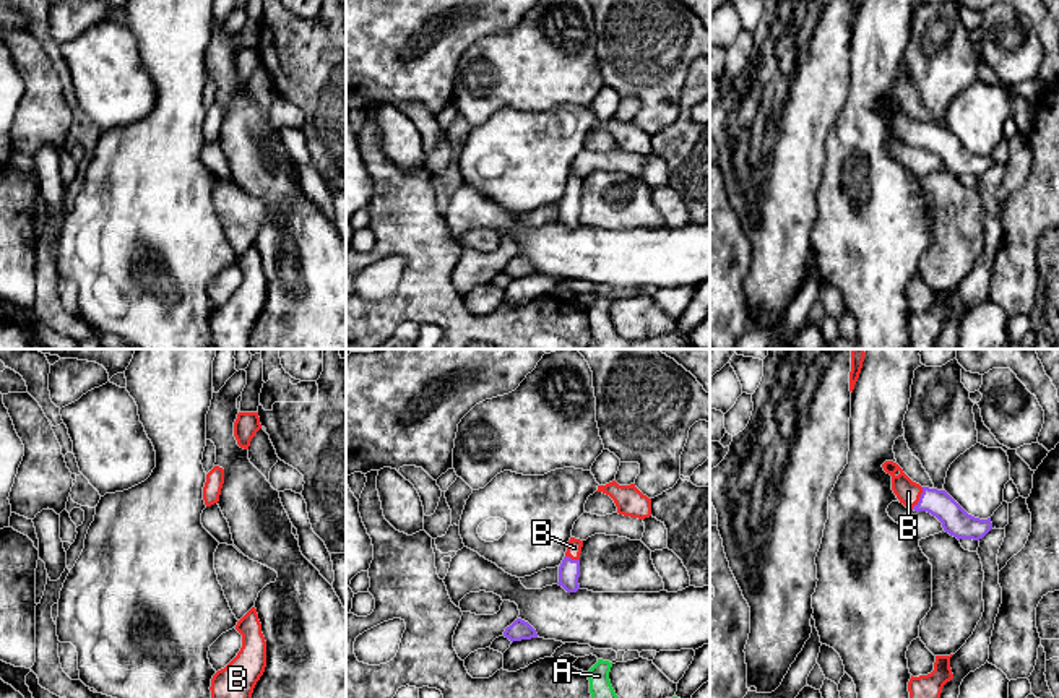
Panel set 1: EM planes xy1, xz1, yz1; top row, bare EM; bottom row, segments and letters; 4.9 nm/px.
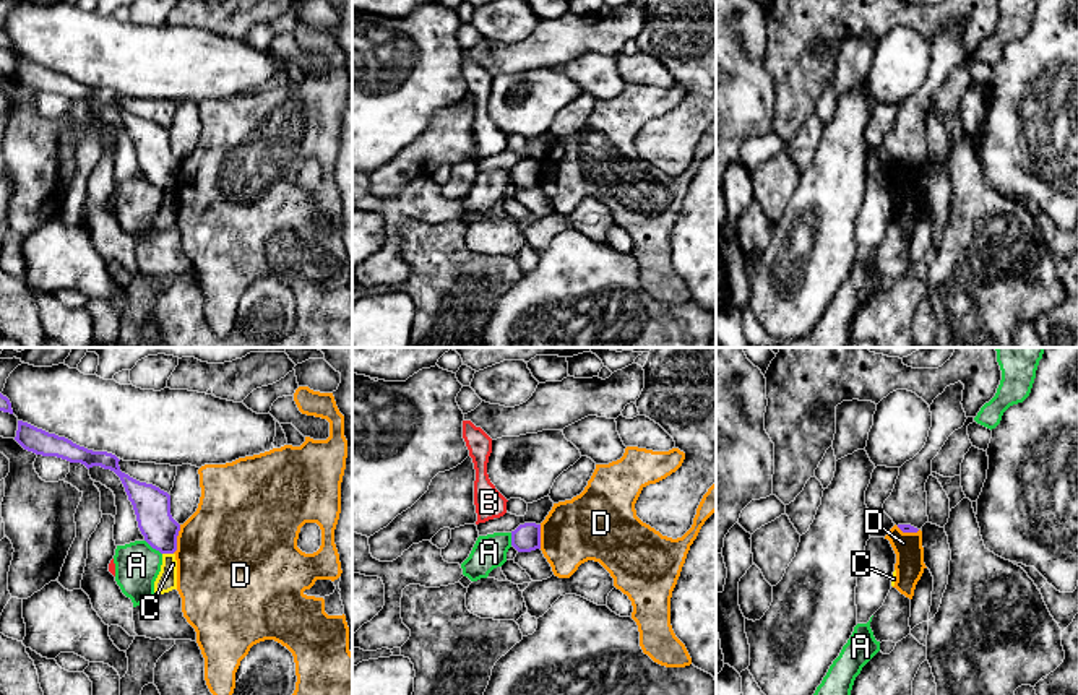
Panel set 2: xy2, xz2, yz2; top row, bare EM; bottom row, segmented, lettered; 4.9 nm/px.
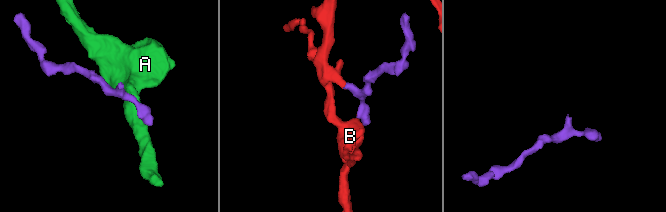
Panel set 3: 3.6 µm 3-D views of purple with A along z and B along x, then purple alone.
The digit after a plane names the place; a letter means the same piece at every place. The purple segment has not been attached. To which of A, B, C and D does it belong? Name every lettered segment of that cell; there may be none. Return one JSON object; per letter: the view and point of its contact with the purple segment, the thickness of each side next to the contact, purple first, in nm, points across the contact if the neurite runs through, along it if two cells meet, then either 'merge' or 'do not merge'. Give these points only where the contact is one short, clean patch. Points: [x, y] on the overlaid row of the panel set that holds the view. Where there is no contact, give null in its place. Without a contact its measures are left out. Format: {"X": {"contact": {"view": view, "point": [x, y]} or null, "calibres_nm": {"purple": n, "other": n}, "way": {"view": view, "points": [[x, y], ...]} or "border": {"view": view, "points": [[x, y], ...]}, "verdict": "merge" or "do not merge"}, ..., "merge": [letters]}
{"A": {"contact": {"view": "xy2", "point": [153, 548]}, "calibres_nm": {"purple": 180, "other": 220}, "border": {"view": "xy2", "points": [[145, 539], [161, 554]]}, "verdict": "do not merge"}, "B": {"contact": {"view": "yz1", "point": [920, 499]}, "calibres_nm": {"purple": 140, "other": 120}, "verdict": "merge"}, "C": {"contact": {"view": "xy2", "point": [168, 552]}, "calibres_nm": {"purple": 180, "other": 100}, "border": {"view": "xy2", "points": [[163, 552], [172, 554]]}, "verdict": "do not merge"}, "D": {"contact": {"view": "xy2", "point": [176, 539]}, "calibres_nm": {"purple": 180, "other": 480}, "border": {"view": "xy2", "points": [[181, 525], [177, 548], [172, 552]]}, "verdict": "do not merge"}, "merge": ["B"]}

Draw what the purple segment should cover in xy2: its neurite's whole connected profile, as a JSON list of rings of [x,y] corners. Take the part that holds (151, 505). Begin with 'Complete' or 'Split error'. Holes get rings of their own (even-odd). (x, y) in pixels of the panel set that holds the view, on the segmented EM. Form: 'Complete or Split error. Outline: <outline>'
Complete. Outline: [[[18,421],[15,440],[28,451],[42,456],[57,456],[70,463],[81,463],[88,469],[101,466],[114,471],[133,505],[138,528],[144,541],[161,554],[177,550],[180,524],[170,515],[170,495],[159,487],[140,482],[120,471],[119,458],[107,451],[93,451],[65,437],[49,434],[28,422]]]

